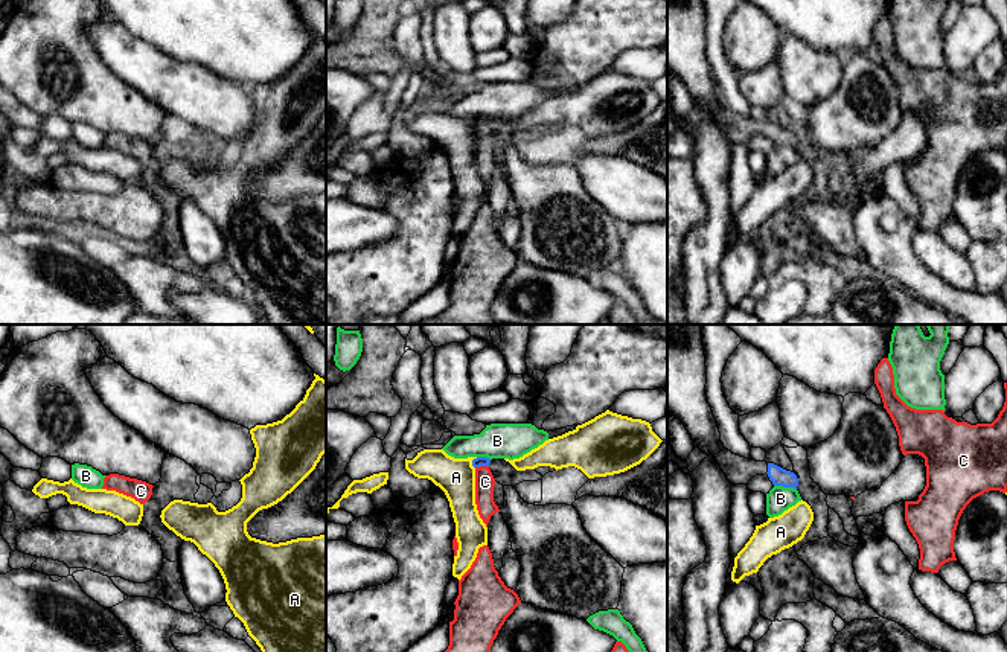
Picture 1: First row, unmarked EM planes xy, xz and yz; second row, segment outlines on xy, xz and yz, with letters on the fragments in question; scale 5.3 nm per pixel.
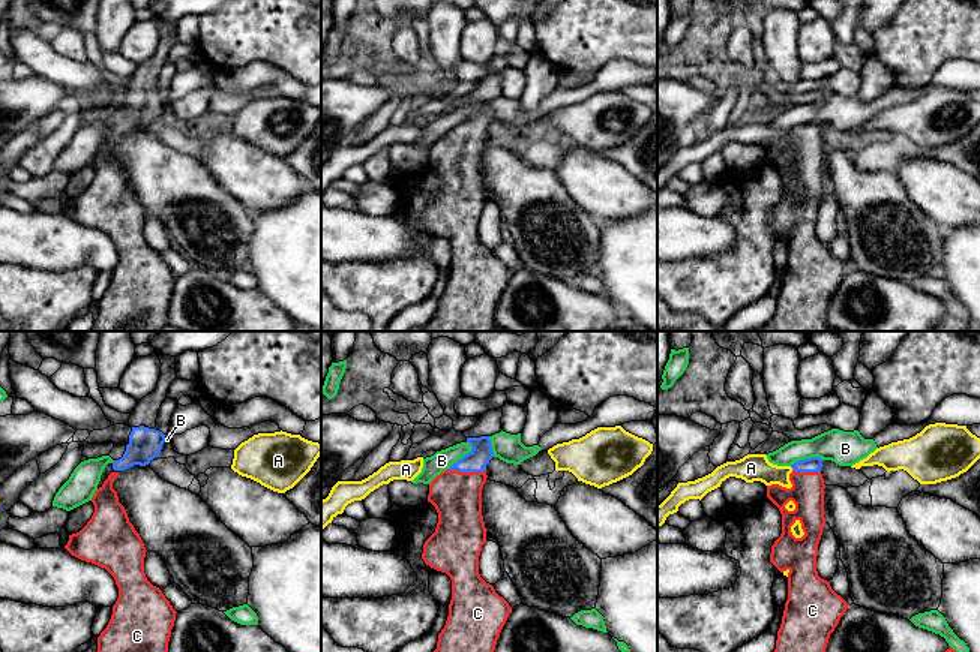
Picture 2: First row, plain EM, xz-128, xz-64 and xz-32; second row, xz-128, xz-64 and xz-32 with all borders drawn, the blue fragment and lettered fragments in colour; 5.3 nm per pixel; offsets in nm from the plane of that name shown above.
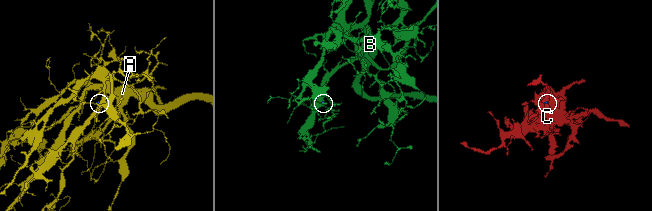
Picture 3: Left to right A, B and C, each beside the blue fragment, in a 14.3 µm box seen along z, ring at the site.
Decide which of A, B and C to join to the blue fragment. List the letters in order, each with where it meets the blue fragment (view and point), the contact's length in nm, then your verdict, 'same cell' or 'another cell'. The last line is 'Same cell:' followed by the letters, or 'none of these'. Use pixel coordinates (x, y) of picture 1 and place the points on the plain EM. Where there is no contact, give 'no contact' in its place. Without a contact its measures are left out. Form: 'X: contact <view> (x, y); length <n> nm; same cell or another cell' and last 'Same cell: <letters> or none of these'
A: contact xz (473, 121); length 70 nm; another cell
B: contact yz (785, 145); length 120 nm; another cell
C: contact xz (482, 124); length 70 nm; same cell
Same cell: C

